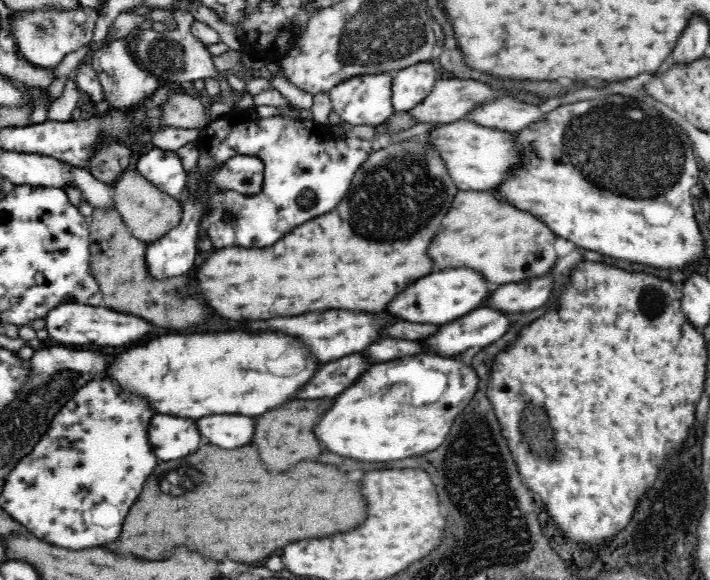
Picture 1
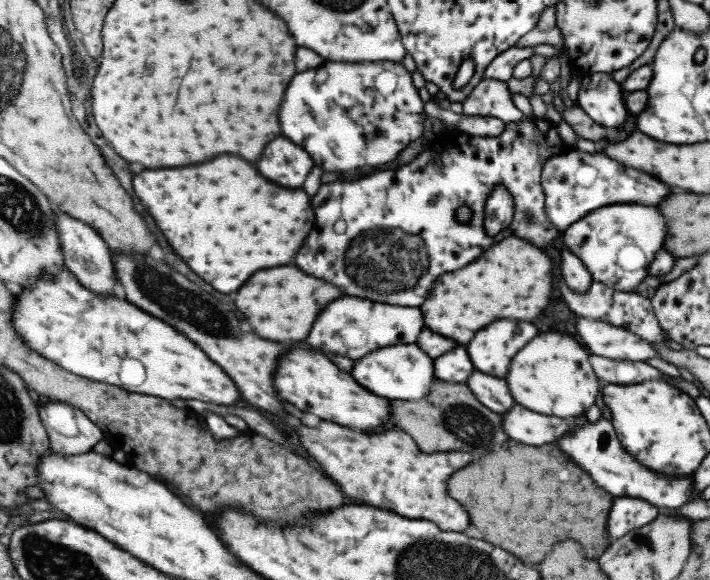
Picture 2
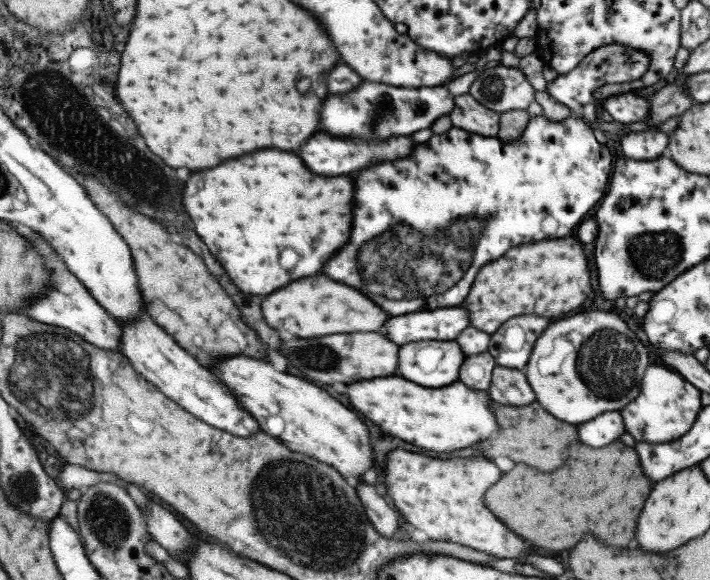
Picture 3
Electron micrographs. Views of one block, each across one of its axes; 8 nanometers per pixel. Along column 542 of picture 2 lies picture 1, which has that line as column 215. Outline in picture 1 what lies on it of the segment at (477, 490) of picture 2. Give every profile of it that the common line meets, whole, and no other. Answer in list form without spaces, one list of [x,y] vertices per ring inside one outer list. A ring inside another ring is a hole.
[[[205,443],[196,454],[190,454],[188,458],[170,460],[156,466],[138,502],[130,508],[118,542],[112,542],[104,548],[118,554],[134,554],[144,560],[158,560],[170,558],[170,554],[174,554],[174,546],[194,546],[194,550],[206,550],[206,554],[220,560],[234,558],[250,562],[262,560],[270,556],[270,552],[274,552],[276,548],[282,548],[294,540],[324,538],[326,534],[338,534],[338,530],[354,530],[354,526],[362,526],[362,522],[366,522],[366,502],[358,504],[358,500],[362,500],[362,490],[358,490],[358,482],[350,482],[350,478],[346,478],[342,470],[338,470],[340,482],[336,482],[330,476],[326,478],[328,472],[332,476],[332,470],[318,466],[316,474],[316,462],[302,462],[302,466],[294,466],[294,470],[270,474],[270,470],[262,466],[262,458],[256,446],[224,450],[216,444]]]

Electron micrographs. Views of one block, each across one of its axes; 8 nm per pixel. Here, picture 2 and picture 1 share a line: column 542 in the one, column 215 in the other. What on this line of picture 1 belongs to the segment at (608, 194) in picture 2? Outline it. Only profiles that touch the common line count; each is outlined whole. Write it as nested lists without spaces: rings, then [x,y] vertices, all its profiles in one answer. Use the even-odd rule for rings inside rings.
[[[234,156],[228,158],[224,164],[220,166],[210,166],[208,170],[204,172],[197,172],[197,166],[194,171],[186,172],[187,176],[187,188],[188,188],[188,198],[182,204],[182,216],[180,218],[180,223],[178,227],[172,228],[168,231],[162,238],[154,240],[154,242],[147,243],[146,251],[146,262],[149,268],[149,273],[154,278],[170,278],[173,276],[178,276],[178,274],[184,274],[188,272],[192,266],[194,266],[194,260],[196,260],[196,254],[198,254],[199,248],[198,243],[203,235],[204,231],[202,230],[202,219],[209,215],[211,211],[211,200],[213,199],[214,194],[225,193],[226,191],[236,191],[242,194],[248,194],[254,196],[258,194],[262,186],[263,180],[263,164],[262,161],[256,156]]]

